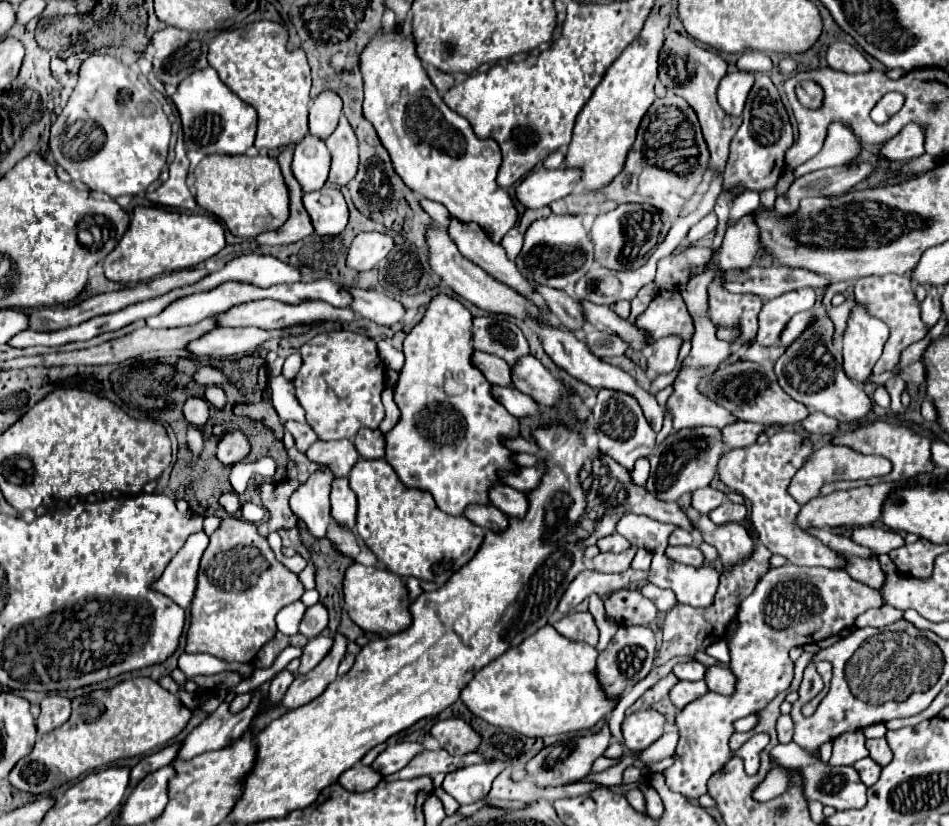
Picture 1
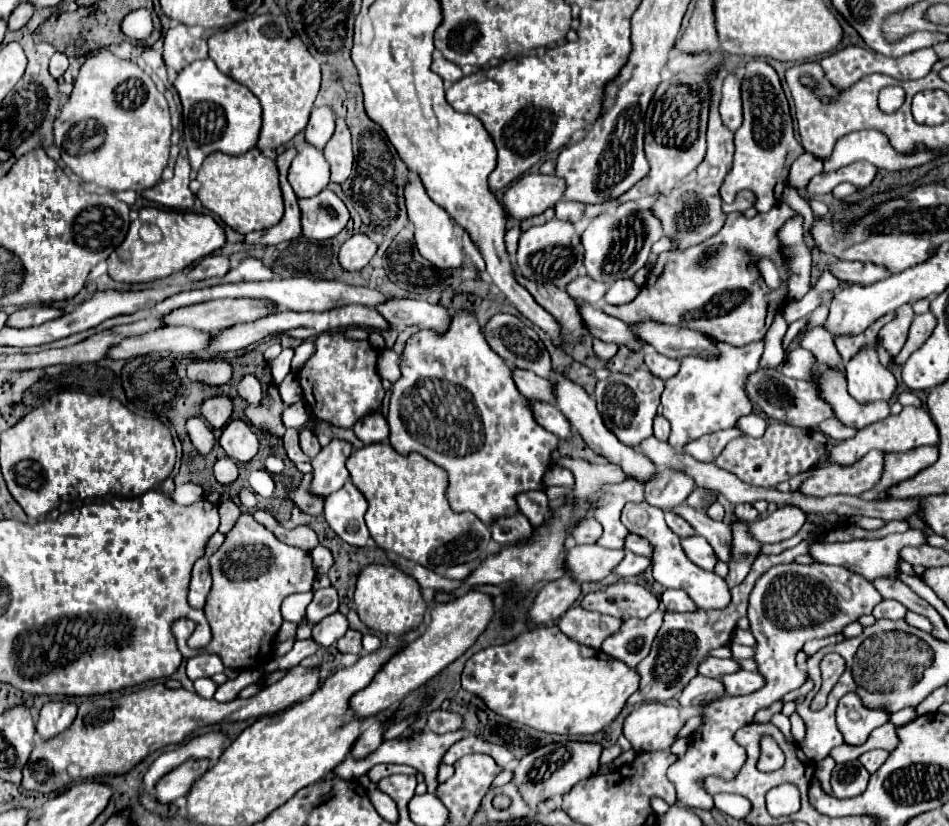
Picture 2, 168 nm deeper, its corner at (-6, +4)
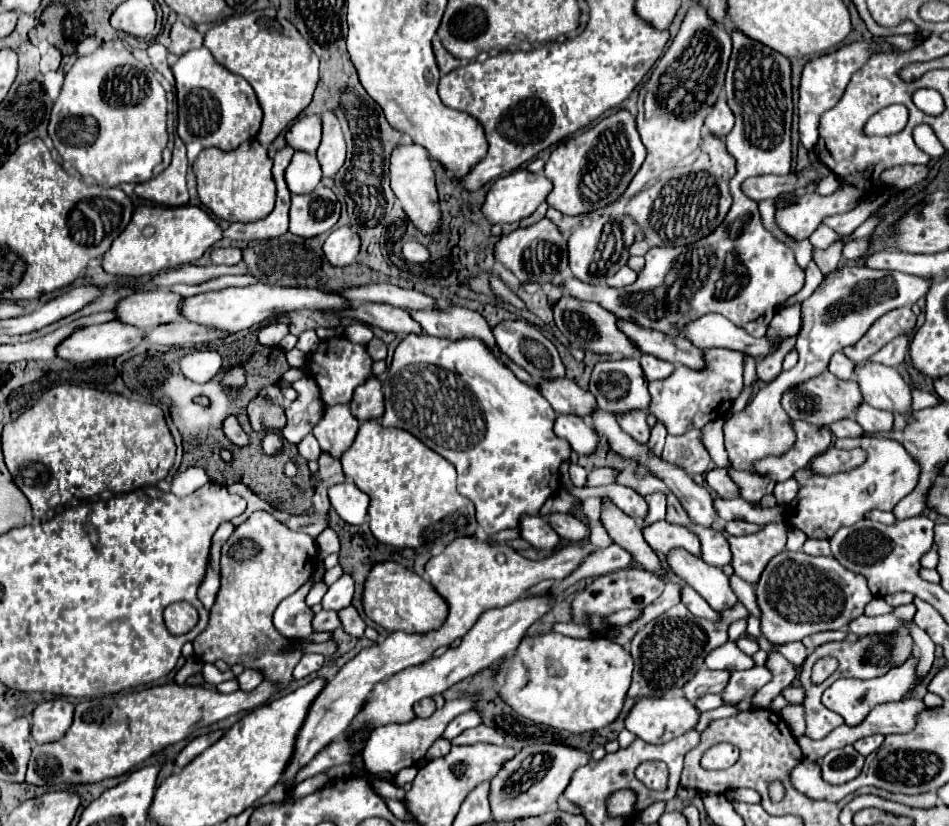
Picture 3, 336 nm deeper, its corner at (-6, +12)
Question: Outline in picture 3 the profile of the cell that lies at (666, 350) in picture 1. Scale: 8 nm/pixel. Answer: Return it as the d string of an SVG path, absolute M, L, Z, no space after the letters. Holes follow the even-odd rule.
M644 354L640 358L640 364L644 368L644 374L648 380L660 380L660 378L668 378L674 370L674 364L664 364L664 360L656 360L656 356L648 356Z

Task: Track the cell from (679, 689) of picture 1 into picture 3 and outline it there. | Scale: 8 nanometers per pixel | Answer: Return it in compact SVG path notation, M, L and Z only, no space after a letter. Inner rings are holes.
M702 668L700 672L696 672L696 676L684 686L684 696L694 702L698 700L700 696L708 694L708 692L714 692L714 694L720 694L726 684L728 684L728 678L730 678L730 672L726 670L708 670L708 668Z

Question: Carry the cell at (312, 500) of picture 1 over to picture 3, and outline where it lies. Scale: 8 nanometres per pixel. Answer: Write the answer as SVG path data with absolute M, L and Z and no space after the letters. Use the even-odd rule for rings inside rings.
M332 406L326 408L324 418L312 430L316 440L320 442L322 452L328 452L332 458L340 460L340 456L350 448L358 434L360 422L350 414L348 406Z

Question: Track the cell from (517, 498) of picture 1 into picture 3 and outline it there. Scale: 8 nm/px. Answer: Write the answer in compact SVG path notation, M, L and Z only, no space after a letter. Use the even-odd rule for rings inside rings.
M552 512L552 514L548 514L546 520L562 538L566 538L570 542L582 542L590 534L590 528L584 522L580 522L578 518L574 518L572 514Z

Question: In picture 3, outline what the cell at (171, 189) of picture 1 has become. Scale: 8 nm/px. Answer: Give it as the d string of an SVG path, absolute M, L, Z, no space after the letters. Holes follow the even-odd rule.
M176 136L176 146L172 152L172 164L158 174L156 178L136 184L134 192L160 206L184 206L188 204L188 188L186 188L186 170L188 170L188 158L186 158L186 146Z

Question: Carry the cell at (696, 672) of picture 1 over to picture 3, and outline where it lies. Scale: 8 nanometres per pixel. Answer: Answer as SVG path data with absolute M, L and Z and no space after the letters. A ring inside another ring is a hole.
M726 642L720 648L712 650L704 662L710 670L728 670L728 672L748 670L754 666L754 660L748 654L744 654L734 642Z

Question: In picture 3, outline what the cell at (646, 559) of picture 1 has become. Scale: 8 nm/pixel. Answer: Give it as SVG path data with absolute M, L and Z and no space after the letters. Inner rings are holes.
M618 544L608 546L608 548L600 548L600 552L592 552L576 572L572 572L572 576L566 578L566 584L574 584L582 578L596 578L602 574L610 574L614 570L622 570L626 566L632 564L632 556L630 552L624 552L624 548L620 548Z

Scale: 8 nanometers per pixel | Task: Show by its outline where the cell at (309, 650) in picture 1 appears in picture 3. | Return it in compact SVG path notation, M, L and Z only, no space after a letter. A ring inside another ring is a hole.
M342 576L338 582L334 582L328 592L322 598L322 608L324 610L342 610L352 602L352 594L354 594L354 580L350 576Z

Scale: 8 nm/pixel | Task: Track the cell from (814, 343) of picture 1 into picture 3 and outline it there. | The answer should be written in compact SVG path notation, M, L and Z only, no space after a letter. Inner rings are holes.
M860 404L860 408L856 408L854 412L856 422L864 428L864 432L882 432L882 430L890 430L892 428L892 414L884 412L884 410L876 410L870 404Z

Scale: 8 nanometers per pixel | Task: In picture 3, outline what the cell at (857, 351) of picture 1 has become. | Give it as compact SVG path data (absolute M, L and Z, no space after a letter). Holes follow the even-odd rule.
M866 360L854 366L854 376L866 404L890 412L904 412L906 416L910 414L910 386L896 368Z

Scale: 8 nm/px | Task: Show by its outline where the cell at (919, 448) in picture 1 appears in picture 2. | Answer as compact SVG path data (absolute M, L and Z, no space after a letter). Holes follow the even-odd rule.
M872 450L850 466L828 464L830 470L812 470L812 476L802 482L800 492L804 496L830 496L830 494L852 494L858 496L872 488L880 480L880 468L884 464L884 452Z

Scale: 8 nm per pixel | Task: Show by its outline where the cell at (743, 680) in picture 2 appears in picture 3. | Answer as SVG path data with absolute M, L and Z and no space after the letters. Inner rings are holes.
M754 666L750 670L734 670L728 686L722 692L726 702L742 702L750 700L756 690L760 690L766 682L770 682L772 674L766 666Z

